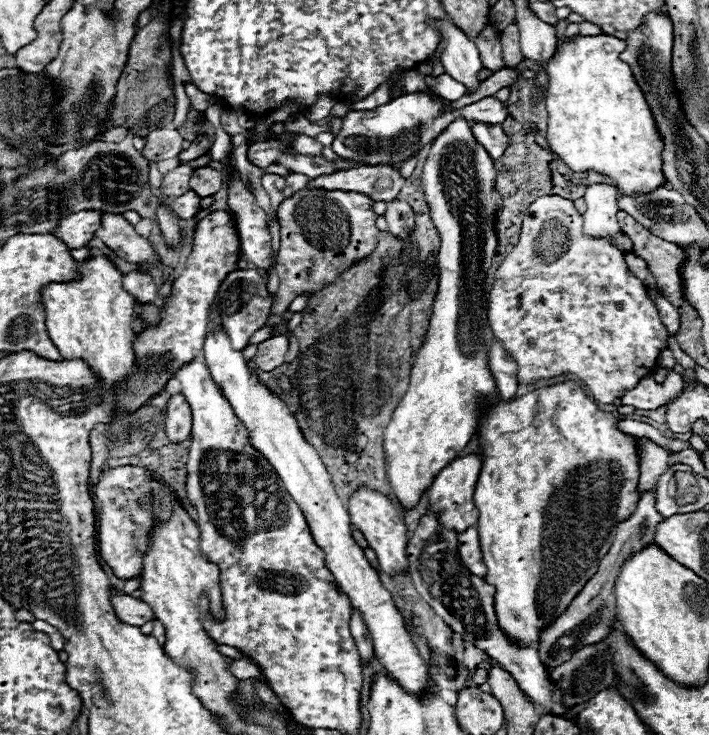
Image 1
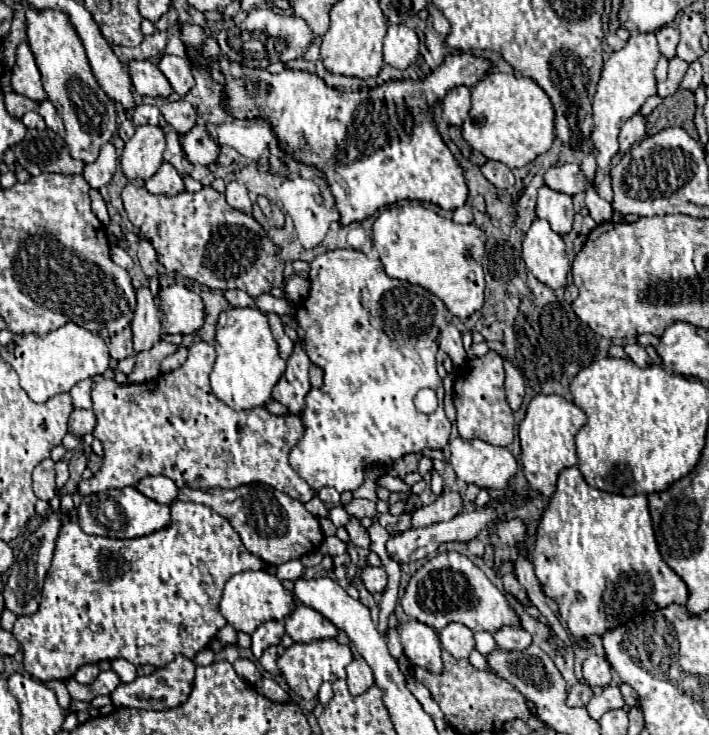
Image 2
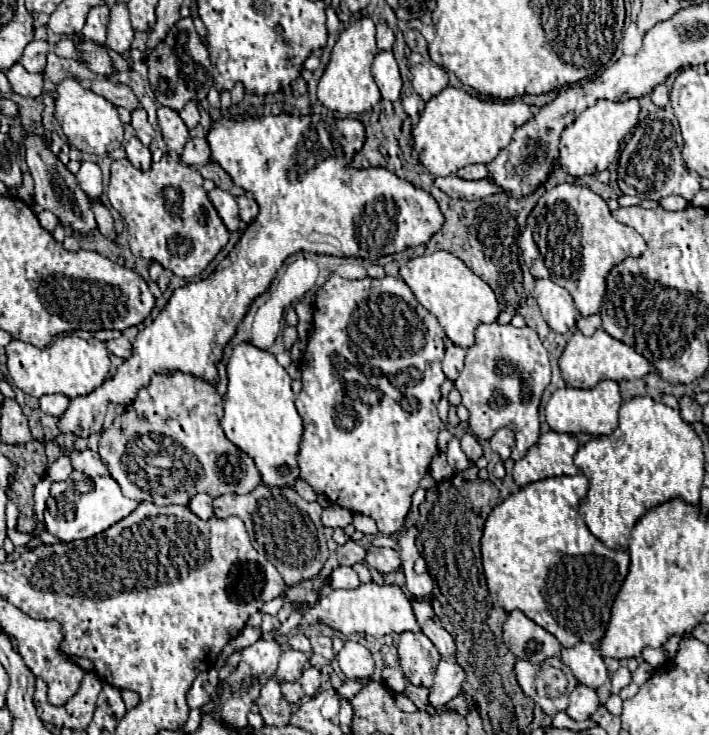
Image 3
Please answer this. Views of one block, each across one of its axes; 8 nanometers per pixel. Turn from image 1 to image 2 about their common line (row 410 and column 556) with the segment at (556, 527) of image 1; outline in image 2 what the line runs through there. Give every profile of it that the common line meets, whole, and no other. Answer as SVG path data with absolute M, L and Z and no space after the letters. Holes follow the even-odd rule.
M576 466L560 472L556 492L542 510L530 556L544 594L558 604L562 620L576 638L590 634L602 636L604 632L618 628L620 618L634 616L638 612L656 612L670 604L684 604L688 600L686 584L670 566L666 566L658 552L646 496L636 494L626 498L592 488Z

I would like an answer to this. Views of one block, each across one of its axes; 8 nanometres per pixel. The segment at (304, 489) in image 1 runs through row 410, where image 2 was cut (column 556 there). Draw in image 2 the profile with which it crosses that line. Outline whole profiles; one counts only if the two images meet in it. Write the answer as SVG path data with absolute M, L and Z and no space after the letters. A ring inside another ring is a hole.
M536 218L530 226L530 230L526 232L524 240L522 240L522 258L526 262L526 268L548 288L558 290L566 286L566 278L568 278L568 270L570 270L570 262L566 260L566 250L564 250L564 242L562 238L550 228L550 224L546 220Z

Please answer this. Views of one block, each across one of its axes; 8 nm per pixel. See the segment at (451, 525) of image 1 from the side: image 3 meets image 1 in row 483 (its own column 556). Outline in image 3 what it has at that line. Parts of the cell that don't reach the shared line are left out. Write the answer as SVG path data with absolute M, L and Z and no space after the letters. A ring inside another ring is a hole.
M552 430L542 434L538 442L528 448L524 458L514 464L512 478L516 486L524 488L544 478L578 474L578 468L572 462L576 450L578 440L572 434L558 434Z

